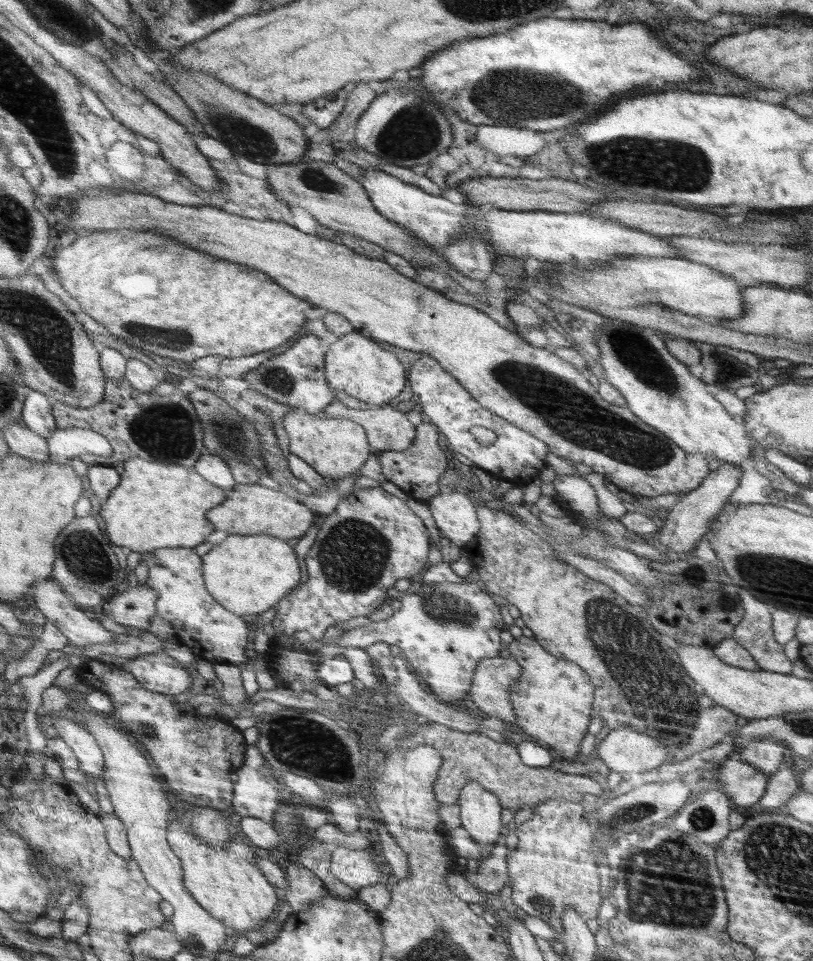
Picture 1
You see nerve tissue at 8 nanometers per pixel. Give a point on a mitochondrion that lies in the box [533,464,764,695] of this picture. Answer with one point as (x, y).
(697, 576)

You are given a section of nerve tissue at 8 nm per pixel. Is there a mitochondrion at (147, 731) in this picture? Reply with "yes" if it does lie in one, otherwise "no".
yes

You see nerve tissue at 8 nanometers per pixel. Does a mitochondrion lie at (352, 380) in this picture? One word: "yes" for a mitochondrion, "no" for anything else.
no

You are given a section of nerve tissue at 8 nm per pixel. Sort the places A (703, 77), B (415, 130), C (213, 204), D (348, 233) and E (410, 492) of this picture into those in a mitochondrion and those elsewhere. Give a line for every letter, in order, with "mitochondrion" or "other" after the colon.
A: other
B: mitochondrion
C: other
D: other
E: other

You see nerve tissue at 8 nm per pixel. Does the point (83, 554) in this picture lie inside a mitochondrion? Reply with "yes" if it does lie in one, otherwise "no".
yes

